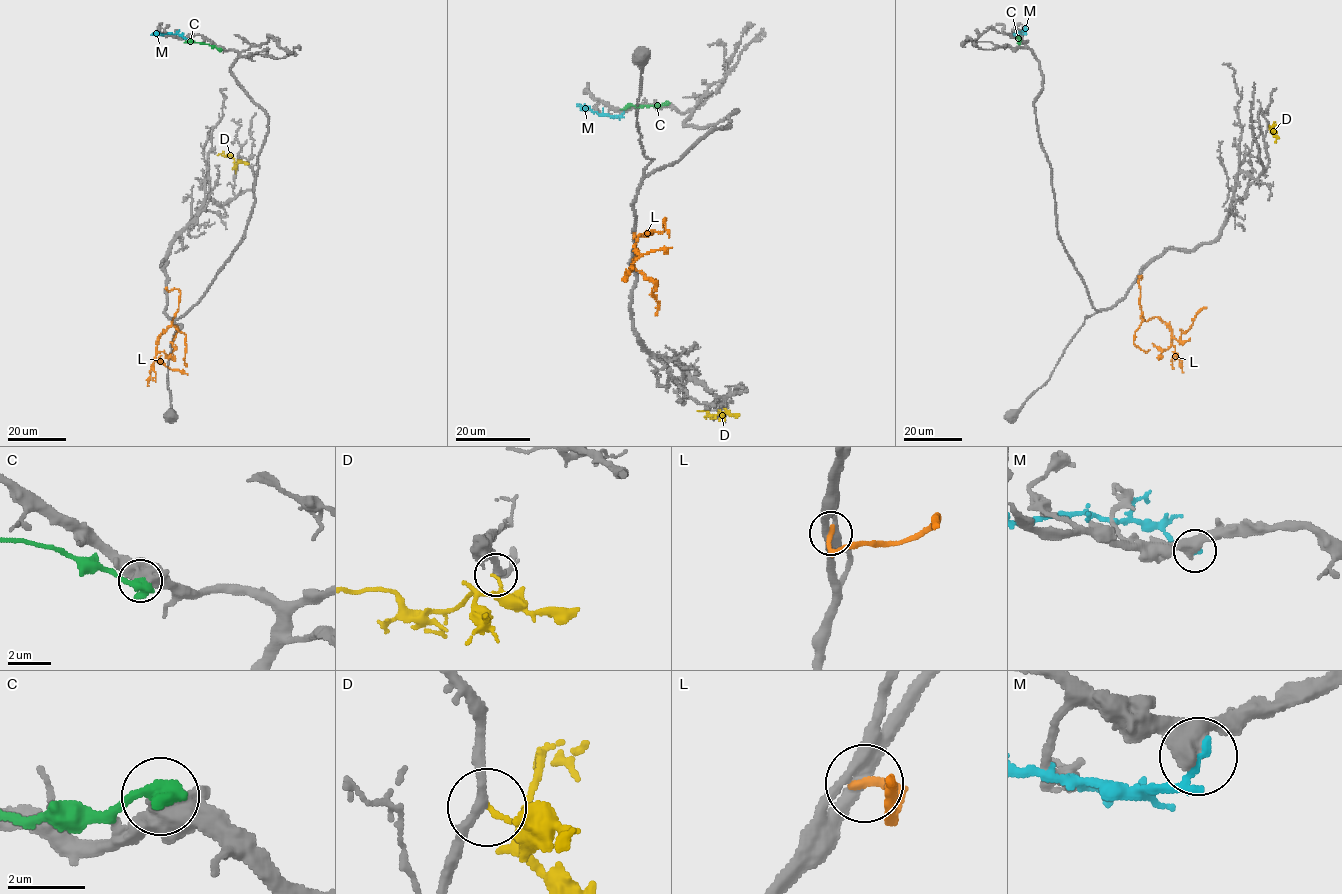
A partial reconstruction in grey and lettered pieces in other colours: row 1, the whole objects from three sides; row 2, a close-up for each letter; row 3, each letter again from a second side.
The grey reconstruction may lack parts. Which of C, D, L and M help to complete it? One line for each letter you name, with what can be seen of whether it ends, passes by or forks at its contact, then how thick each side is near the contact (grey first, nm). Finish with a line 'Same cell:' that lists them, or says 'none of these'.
Same cell: none of these

